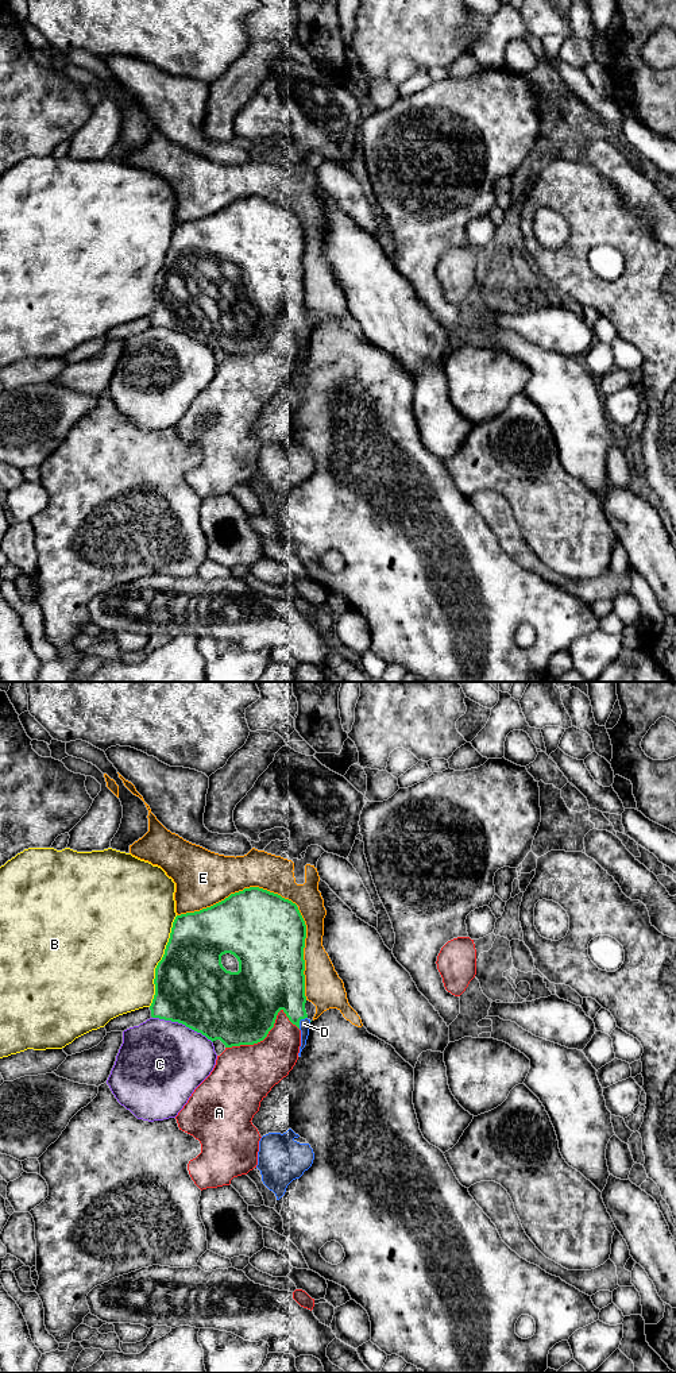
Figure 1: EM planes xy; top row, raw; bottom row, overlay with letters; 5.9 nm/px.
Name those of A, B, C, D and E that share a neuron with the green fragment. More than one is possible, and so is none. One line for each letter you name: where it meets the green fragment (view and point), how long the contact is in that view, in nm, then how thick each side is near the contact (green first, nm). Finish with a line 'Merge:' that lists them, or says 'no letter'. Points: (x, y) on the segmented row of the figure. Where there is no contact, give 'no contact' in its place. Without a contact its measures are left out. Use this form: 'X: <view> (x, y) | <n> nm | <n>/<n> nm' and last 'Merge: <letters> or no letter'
D: xy (300, 1019) | 90 nm | 300/60 nm
Merge: D

